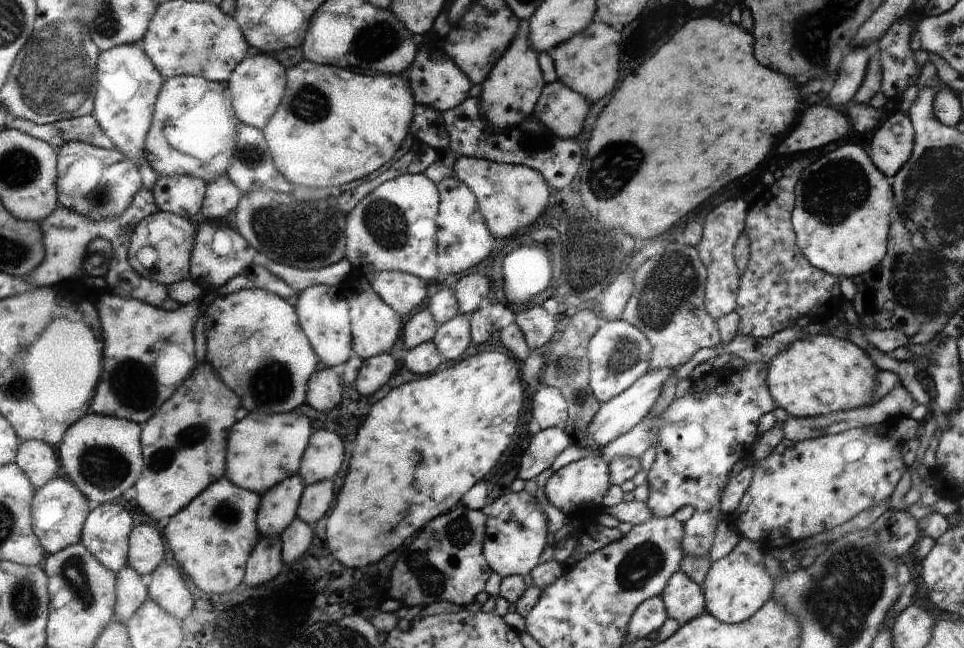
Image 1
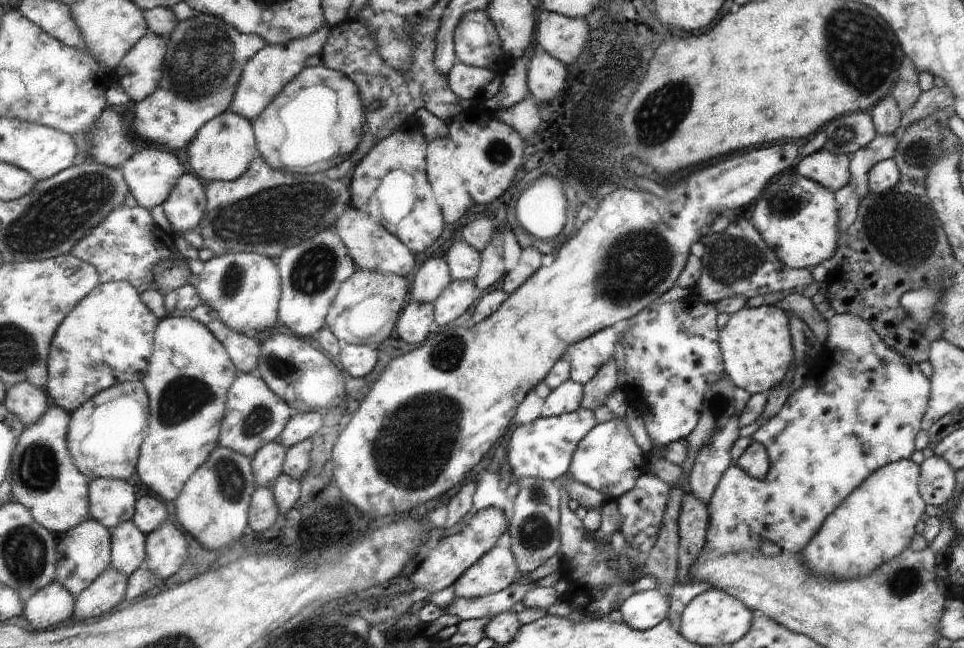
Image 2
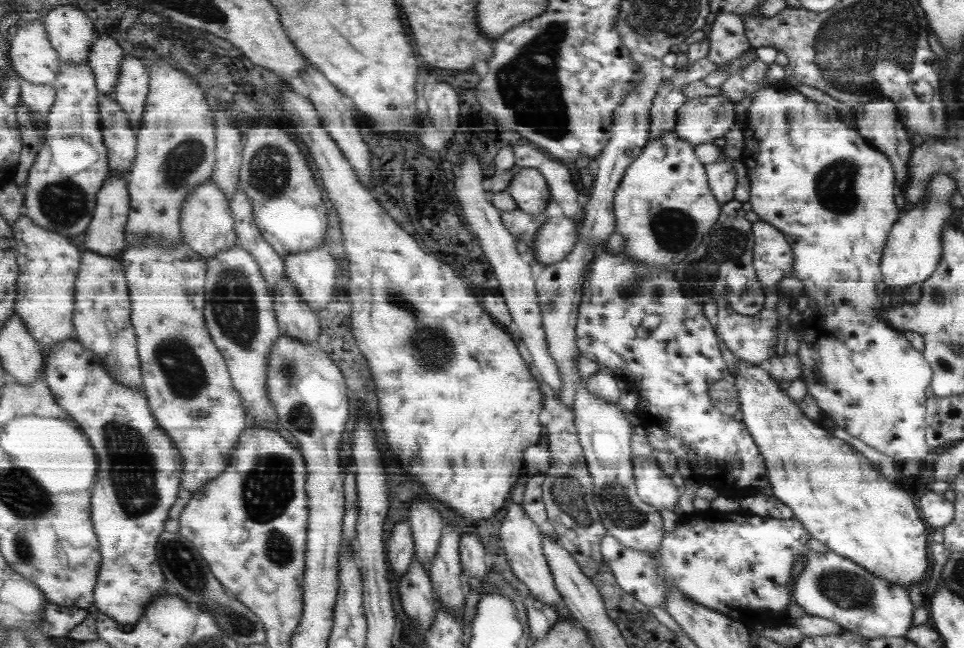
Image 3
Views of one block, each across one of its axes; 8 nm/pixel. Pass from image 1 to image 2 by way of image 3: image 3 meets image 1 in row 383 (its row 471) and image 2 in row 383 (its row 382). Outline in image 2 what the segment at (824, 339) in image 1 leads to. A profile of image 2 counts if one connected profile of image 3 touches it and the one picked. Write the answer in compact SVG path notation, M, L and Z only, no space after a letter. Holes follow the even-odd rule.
M775 306L741 308L729 316L721 328L721 352L725 358L725 374L733 380L735 388L743 388L747 394L763 394L777 388L793 362L793 348L789 336L789 318Z

